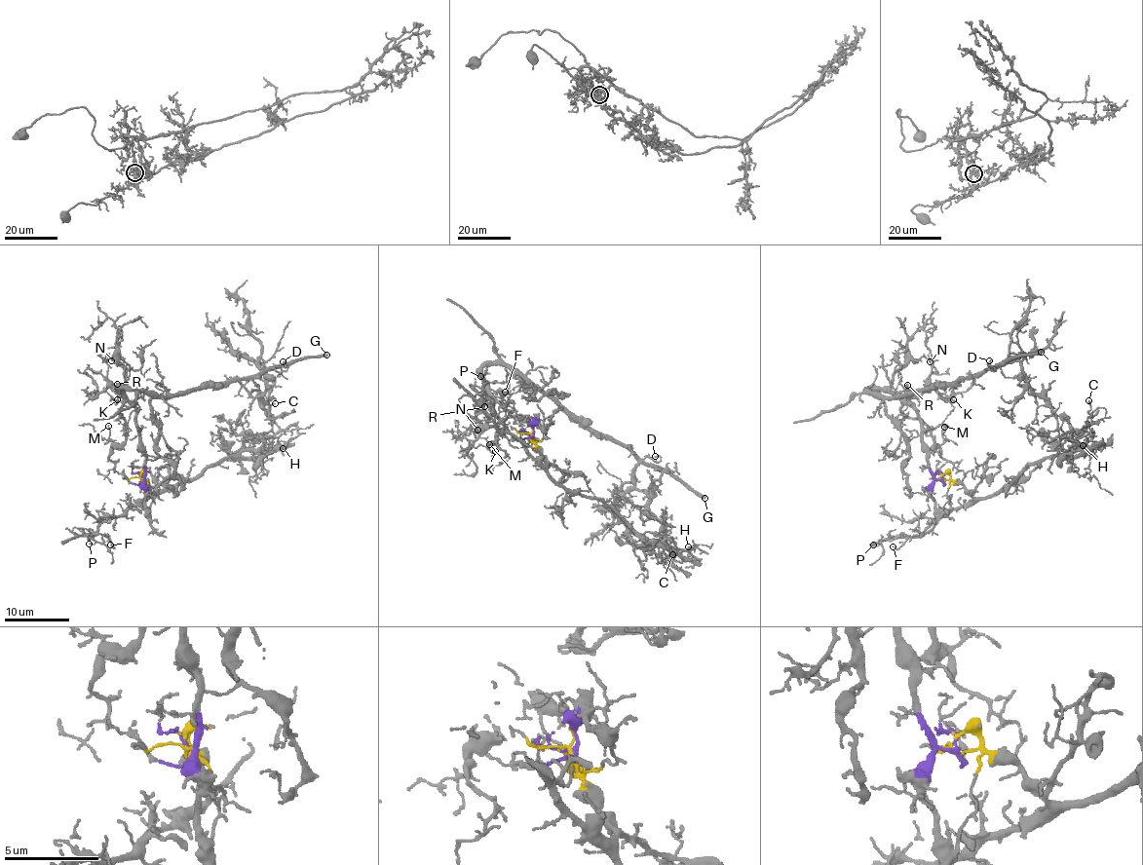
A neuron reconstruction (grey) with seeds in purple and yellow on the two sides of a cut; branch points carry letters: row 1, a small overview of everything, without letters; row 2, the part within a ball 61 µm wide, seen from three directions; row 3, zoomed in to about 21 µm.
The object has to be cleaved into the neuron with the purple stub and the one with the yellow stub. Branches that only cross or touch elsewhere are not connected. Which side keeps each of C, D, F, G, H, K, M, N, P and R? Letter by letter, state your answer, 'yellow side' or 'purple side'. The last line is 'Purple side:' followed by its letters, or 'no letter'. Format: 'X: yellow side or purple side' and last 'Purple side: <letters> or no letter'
C: yellow side
D: purple side
F: yellow side
G: purple side
H: yellow side
K: purple side
M: purple side
N: purple side
P: yellow side
R: purple side
Purple side: D, G, K, M, N, R

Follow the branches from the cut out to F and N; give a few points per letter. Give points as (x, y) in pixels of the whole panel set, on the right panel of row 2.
F: (939, 479), (956, 480), (971, 500), (933, 521), (898, 548), (893, 546)
N: (940, 479), (928, 460), (919, 415), (891, 389), (905, 360), (905, 342), (919, 329), (930, 361)

